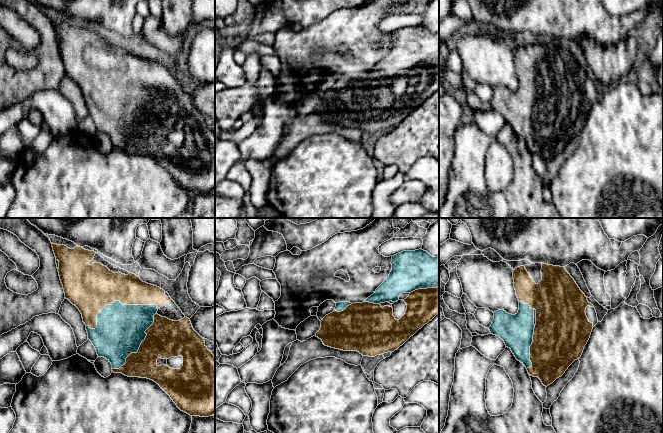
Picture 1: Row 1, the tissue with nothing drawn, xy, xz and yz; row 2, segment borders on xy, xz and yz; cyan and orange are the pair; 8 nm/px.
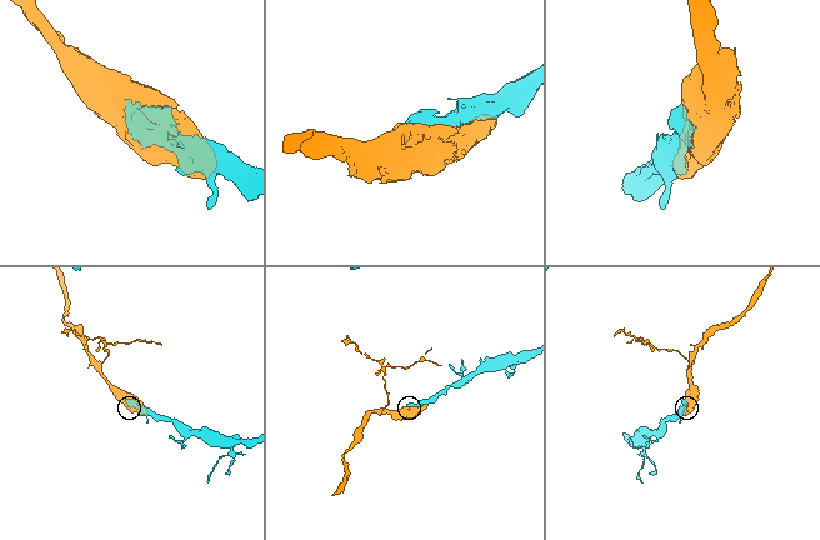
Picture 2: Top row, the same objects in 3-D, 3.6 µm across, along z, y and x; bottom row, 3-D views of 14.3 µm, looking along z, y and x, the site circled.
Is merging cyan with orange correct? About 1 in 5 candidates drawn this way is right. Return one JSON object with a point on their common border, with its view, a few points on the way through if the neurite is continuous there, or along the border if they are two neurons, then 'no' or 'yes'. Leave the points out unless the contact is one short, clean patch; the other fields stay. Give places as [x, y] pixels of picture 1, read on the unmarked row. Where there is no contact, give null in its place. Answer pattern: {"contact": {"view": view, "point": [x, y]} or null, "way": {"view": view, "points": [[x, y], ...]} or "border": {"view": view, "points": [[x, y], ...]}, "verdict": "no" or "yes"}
{"contact": {"view": "xy", "point": [116, 77]}, "verdict": "yes"}

